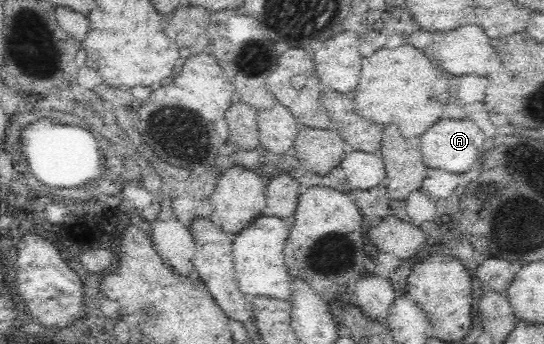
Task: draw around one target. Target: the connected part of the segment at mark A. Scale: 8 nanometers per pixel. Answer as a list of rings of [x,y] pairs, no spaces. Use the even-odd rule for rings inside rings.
[[[440,120],[433,124],[424,136],[421,136],[424,162],[428,168],[442,168],[452,174],[464,174],[472,169],[472,164],[477,164],[478,154],[481,153],[484,144],[484,133],[478,128],[474,121],[462,120]]]

